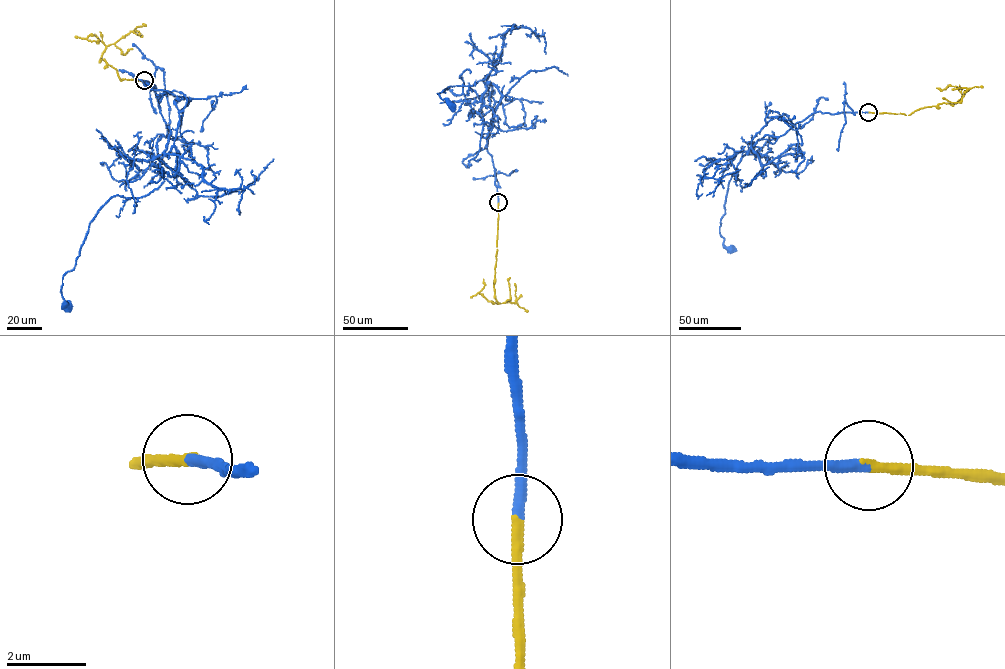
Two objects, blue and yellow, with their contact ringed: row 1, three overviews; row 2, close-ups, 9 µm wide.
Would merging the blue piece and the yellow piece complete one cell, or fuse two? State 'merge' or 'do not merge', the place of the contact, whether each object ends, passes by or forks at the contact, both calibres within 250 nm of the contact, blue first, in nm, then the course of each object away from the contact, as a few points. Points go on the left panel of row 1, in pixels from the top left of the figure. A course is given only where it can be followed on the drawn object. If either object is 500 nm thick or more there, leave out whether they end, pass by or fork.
merge; place (144, 80); blue ends; yellow ends; calibres 260 and 280 nm; course blue (143, 80), (156, 87), (171, 132), (163, 182), (138, 198), (112, 196), (99, 210), (62, 279), (66, 305); course yellow (143, 80), (120, 80), (116, 69), (104, 59), (99, 60), (111, 44), (130, 31), (136, 30), (139, 34)

